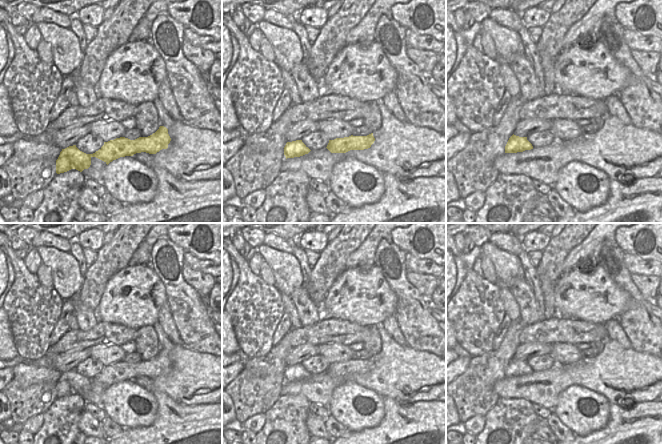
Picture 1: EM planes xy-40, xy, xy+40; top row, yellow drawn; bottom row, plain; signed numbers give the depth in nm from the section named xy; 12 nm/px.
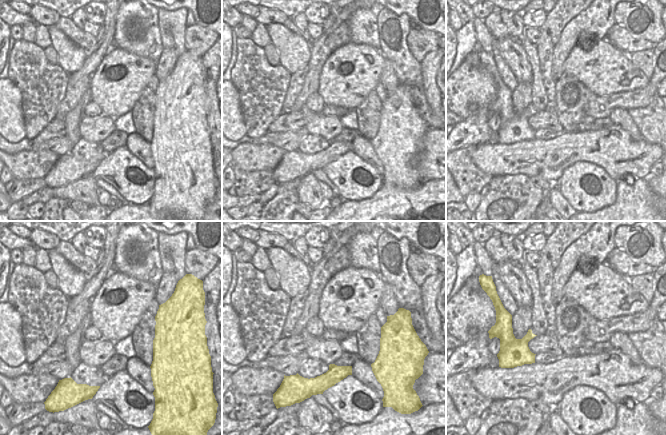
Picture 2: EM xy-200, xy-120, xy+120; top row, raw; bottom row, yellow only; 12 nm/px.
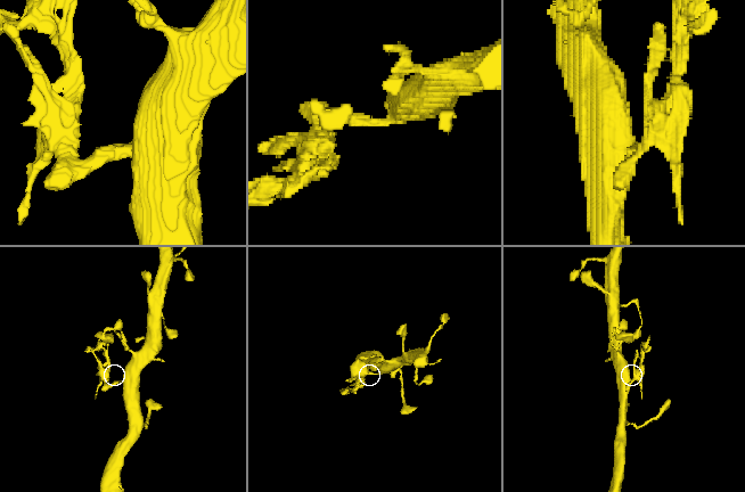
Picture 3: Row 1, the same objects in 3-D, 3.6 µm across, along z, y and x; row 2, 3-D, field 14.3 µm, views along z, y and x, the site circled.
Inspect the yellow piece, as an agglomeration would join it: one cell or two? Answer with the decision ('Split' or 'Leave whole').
Split

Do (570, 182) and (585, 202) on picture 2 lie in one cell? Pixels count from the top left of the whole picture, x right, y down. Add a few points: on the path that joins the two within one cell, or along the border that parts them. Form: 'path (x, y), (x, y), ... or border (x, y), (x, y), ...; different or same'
path (575, 187), (585, 197); same

